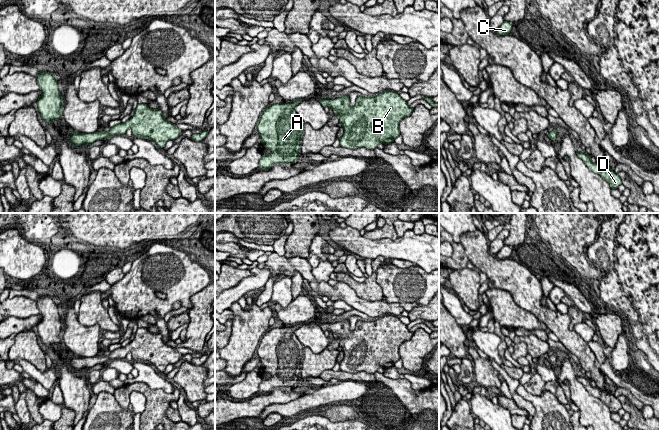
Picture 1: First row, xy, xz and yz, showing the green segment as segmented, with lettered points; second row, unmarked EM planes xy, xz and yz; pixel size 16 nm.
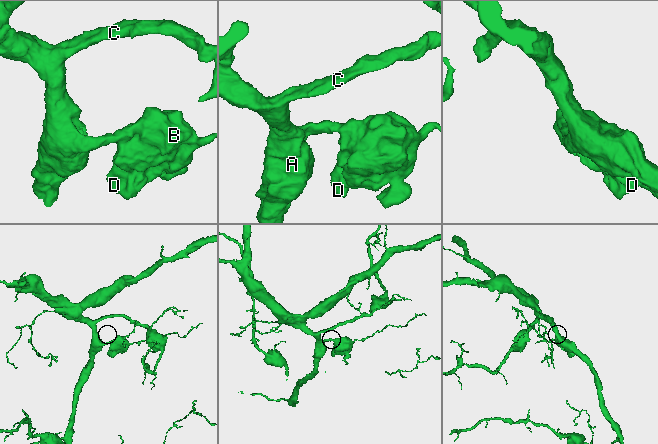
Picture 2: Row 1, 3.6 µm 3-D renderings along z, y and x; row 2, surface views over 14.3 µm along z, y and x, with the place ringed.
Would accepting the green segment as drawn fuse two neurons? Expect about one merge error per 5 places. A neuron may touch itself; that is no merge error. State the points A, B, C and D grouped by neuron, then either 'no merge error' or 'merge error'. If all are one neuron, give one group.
A B C D | no merge error

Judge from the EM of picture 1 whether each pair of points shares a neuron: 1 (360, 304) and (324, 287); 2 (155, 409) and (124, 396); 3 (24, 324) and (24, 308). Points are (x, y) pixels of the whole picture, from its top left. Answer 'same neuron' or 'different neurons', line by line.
1: same neuron
2: same neuron
3: different neurons

